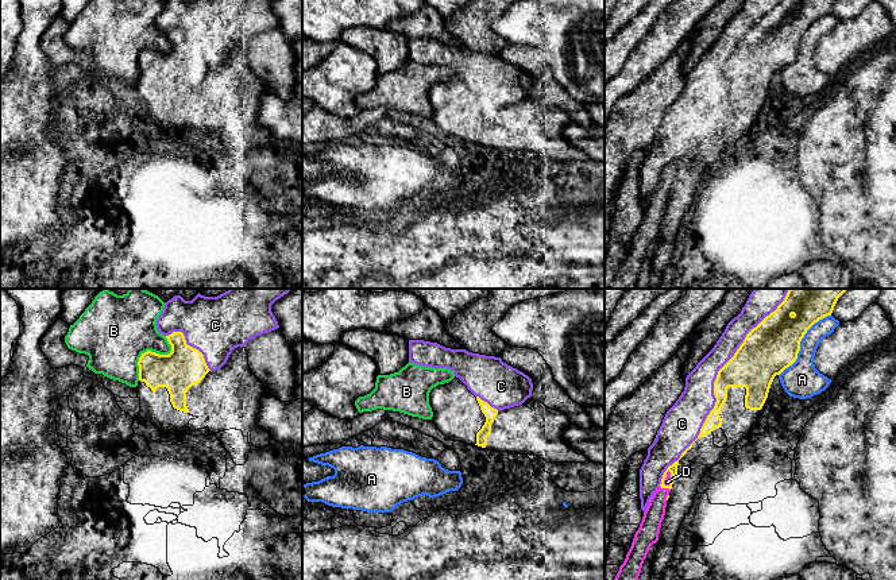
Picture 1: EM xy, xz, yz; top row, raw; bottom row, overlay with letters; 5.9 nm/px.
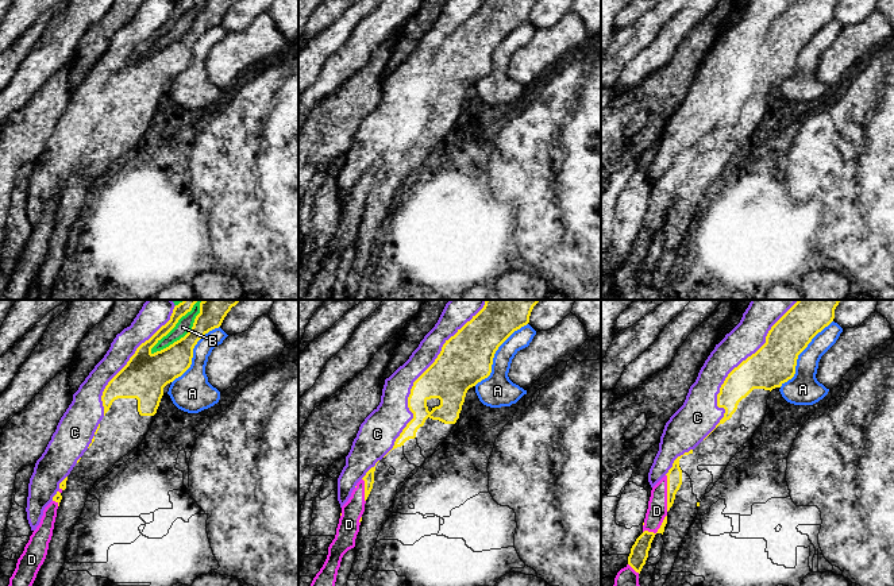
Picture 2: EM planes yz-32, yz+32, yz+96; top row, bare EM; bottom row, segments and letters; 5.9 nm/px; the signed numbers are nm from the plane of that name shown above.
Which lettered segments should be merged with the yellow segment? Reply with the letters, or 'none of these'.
none of these

